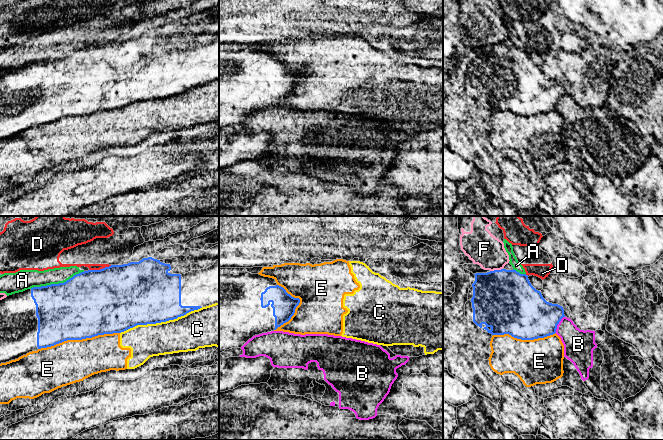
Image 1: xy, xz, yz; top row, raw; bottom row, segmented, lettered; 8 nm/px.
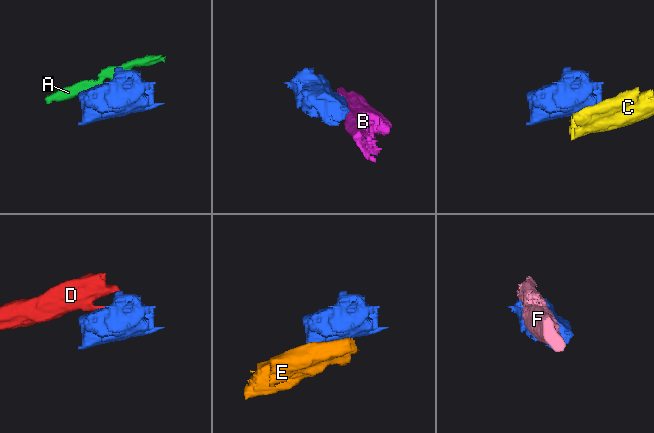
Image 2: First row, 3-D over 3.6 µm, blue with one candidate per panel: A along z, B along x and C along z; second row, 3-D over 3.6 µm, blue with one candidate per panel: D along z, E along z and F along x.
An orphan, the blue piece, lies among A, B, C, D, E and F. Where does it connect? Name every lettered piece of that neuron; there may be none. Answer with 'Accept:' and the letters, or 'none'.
Accept: none

